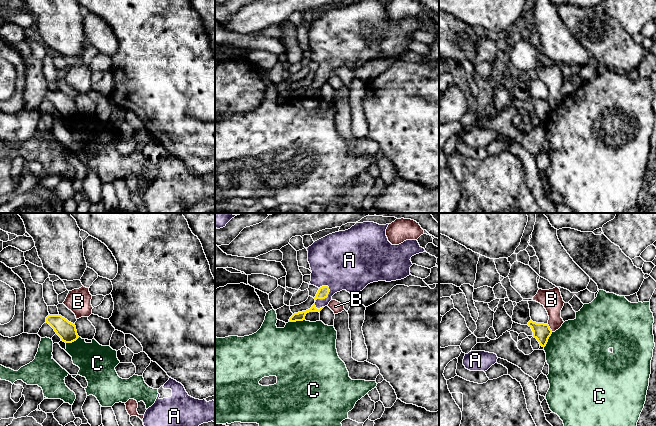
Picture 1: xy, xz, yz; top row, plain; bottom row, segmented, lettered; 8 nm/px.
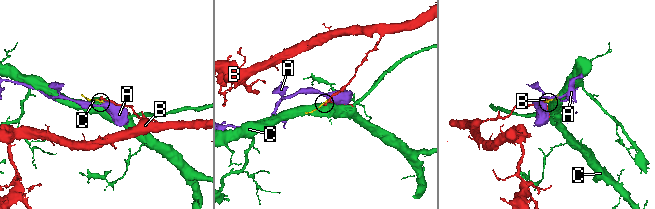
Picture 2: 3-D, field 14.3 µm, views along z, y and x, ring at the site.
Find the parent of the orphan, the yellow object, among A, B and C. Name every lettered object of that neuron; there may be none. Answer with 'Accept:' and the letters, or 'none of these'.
Accept: A

